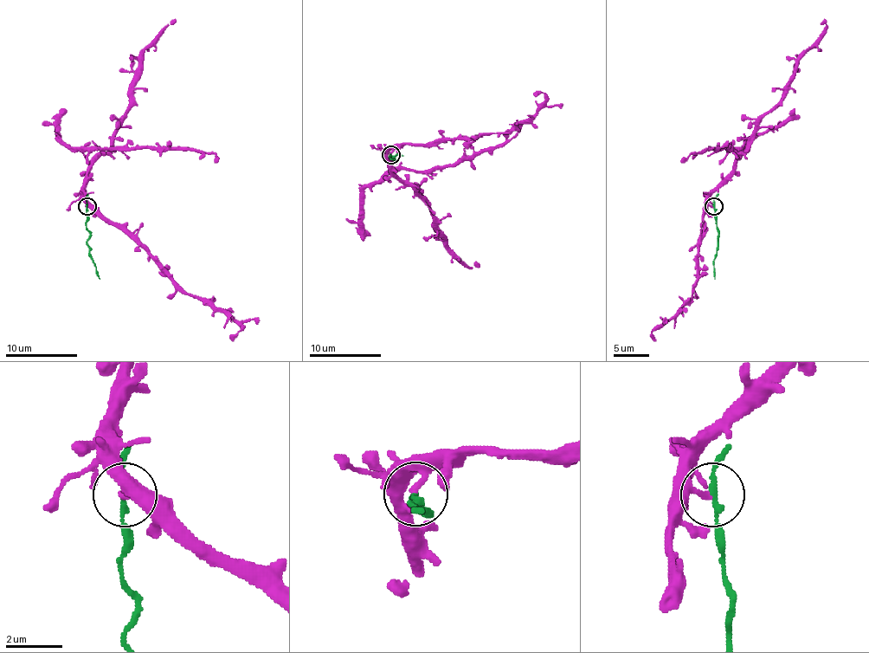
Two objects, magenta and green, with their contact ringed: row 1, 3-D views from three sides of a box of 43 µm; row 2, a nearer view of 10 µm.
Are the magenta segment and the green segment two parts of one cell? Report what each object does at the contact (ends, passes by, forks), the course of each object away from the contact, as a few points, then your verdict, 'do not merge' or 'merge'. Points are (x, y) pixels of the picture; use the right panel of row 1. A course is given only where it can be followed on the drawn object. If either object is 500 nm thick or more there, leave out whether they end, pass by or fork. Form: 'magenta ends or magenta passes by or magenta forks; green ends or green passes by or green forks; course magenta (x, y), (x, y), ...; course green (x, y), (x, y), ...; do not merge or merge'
magenta ends; green passes by; course magenta (713, 207), (708, 197), (749, 147), (753, 132), (782, 99), (795, 61), (824, 30), (822, 20); course green (713, 207), (718, 234), (713, 261), (715, 278); do not merge

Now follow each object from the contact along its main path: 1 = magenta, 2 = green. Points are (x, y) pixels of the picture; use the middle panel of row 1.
1: (390, 154), (390, 149), (387, 159), (390, 171), (428, 204), (442, 242), (467, 265), (480, 263)
2: (390, 154), (394, 159), (390, 159), (395, 154), (402, 156)

